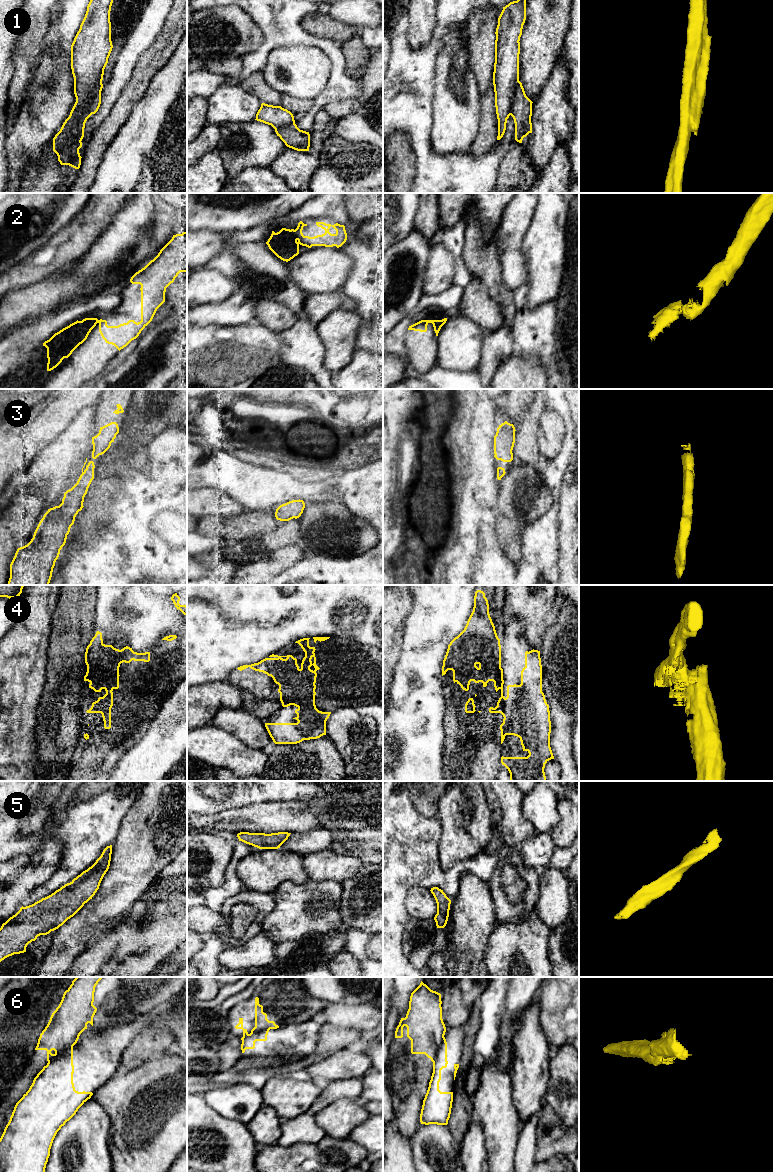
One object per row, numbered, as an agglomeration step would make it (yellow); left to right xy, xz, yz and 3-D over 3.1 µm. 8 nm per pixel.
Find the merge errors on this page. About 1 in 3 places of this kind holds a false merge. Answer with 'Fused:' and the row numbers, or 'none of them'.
Fused: 1, 4, 6

